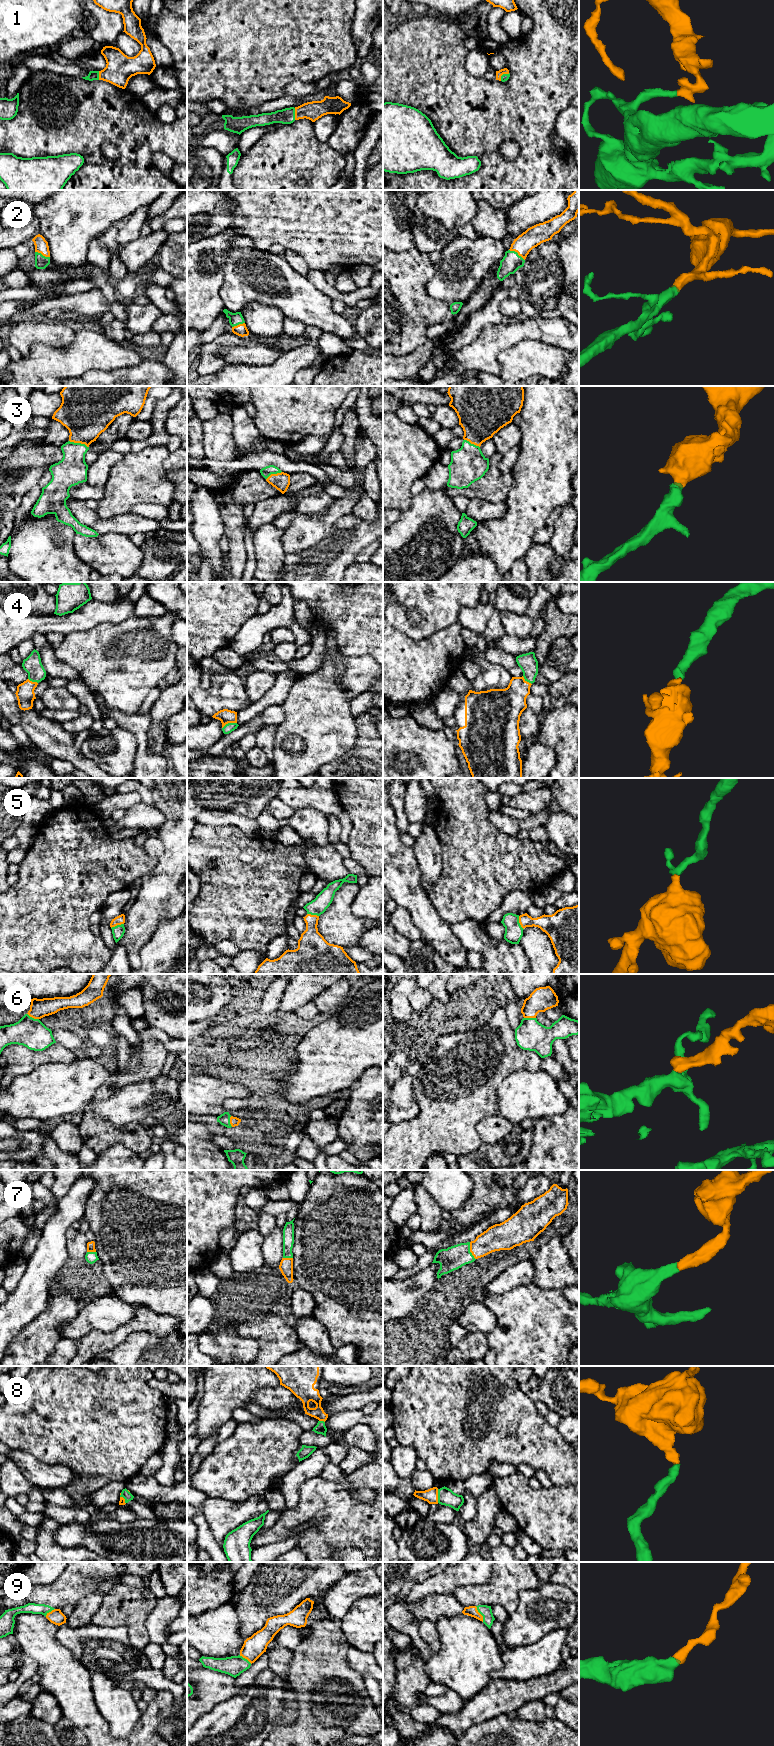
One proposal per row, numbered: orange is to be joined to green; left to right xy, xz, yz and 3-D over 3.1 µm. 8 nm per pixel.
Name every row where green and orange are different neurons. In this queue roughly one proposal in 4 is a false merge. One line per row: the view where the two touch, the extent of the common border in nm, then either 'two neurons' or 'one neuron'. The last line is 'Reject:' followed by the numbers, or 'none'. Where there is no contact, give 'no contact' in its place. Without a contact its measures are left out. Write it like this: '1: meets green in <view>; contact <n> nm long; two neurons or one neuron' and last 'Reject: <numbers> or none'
1: meets green in xz; contact 100 nm long; one neuron
2: meets green in yz; contact 160 nm long; one neuron
3: meets green in xy; contact 170 nm long; one neuron
4: meets green in xz; contact 130 nm long; one neuron
5: meets green in yz; contact 120 nm long; one neuron
6: meets green in xy; contact 110 nm long; one neuron
7: meets green in yz; contact 150 nm long; one neuron
8: meets green in yz; contact 110 nm long; one neuron
9: meets green in yz; contact 140 nm long; one neuron
Reject: none

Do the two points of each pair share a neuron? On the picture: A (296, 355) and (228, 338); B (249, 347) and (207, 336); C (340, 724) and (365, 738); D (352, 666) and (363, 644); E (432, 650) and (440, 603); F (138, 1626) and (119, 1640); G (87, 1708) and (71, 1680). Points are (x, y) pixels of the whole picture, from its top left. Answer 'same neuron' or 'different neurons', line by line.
A: different neurons
B: different neurons
C: different neurons
D: different neurons
E: different neurons
F: different neurons
G: same neuron

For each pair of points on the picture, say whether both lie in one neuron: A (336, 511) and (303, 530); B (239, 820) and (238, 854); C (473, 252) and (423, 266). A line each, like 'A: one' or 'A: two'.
A: one
B: two
C: two

